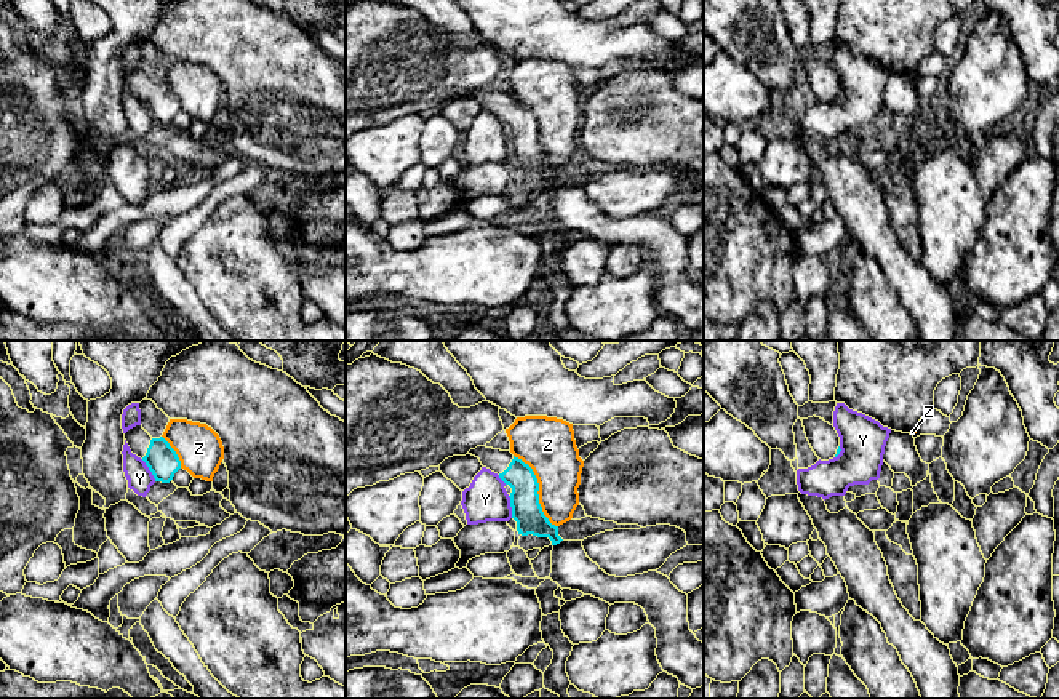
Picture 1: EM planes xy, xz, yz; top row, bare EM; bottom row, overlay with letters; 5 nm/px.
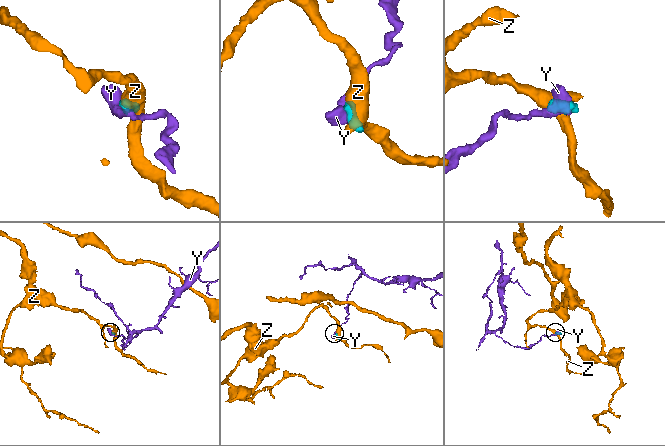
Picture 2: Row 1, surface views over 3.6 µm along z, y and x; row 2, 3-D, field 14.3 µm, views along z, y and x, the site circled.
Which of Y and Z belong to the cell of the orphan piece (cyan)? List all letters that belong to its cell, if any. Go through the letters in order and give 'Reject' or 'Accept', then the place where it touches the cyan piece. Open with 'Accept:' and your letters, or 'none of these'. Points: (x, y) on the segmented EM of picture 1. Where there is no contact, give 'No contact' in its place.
Accept: none of these
Y: Reject. Touches cyan at xy (149, 469)
Z: Reject. Touches cyan at xz (538, 490)

